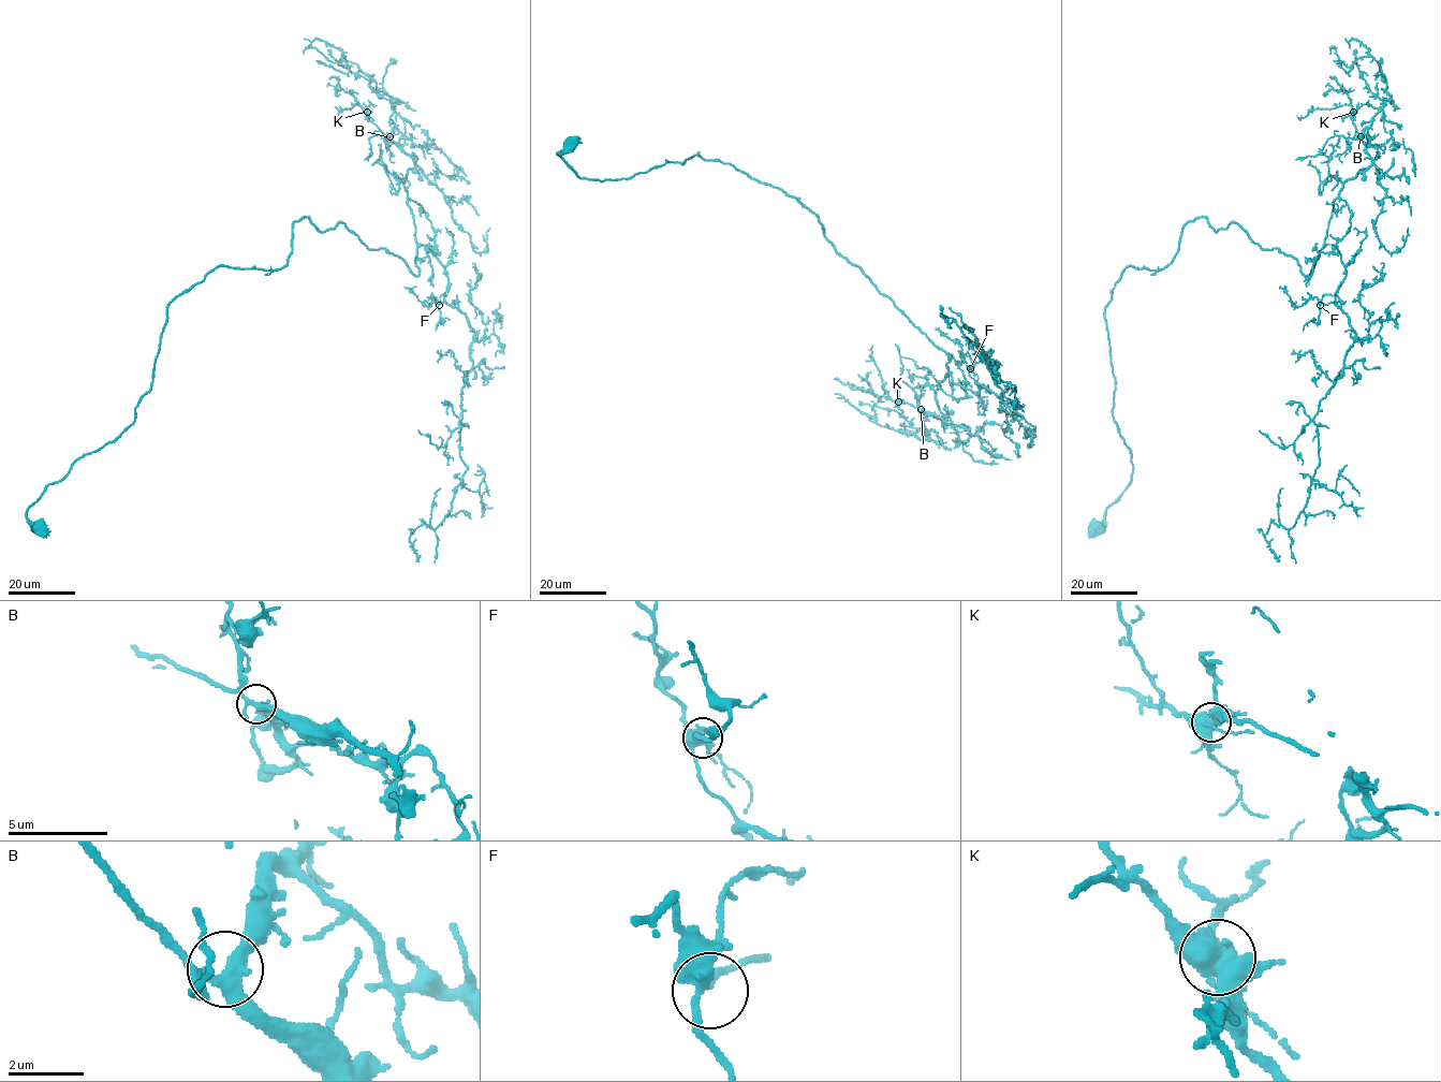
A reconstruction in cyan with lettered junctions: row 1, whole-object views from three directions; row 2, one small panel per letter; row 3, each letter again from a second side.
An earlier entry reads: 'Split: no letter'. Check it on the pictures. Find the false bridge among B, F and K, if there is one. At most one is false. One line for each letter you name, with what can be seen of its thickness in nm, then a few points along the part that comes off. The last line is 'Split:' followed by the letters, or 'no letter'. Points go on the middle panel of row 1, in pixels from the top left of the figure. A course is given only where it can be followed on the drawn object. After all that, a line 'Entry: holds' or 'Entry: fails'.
Split: no letter
Entry: holds

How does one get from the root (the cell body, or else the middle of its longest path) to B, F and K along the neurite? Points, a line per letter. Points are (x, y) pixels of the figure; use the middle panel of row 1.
B: (569, 141), (558, 154), (581, 178), (699, 152), (795, 196), (950, 357), (946, 420), (921, 409)
F: (569, 141), (558, 154), (581, 178), (630, 179), (699, 152), (781, 188), (978, 394), (970, 368)
K: (569, 141), (558, 154), (581, 178), (699, 152), (795, 196), (950, 357), (945, 420), (897, 401)

